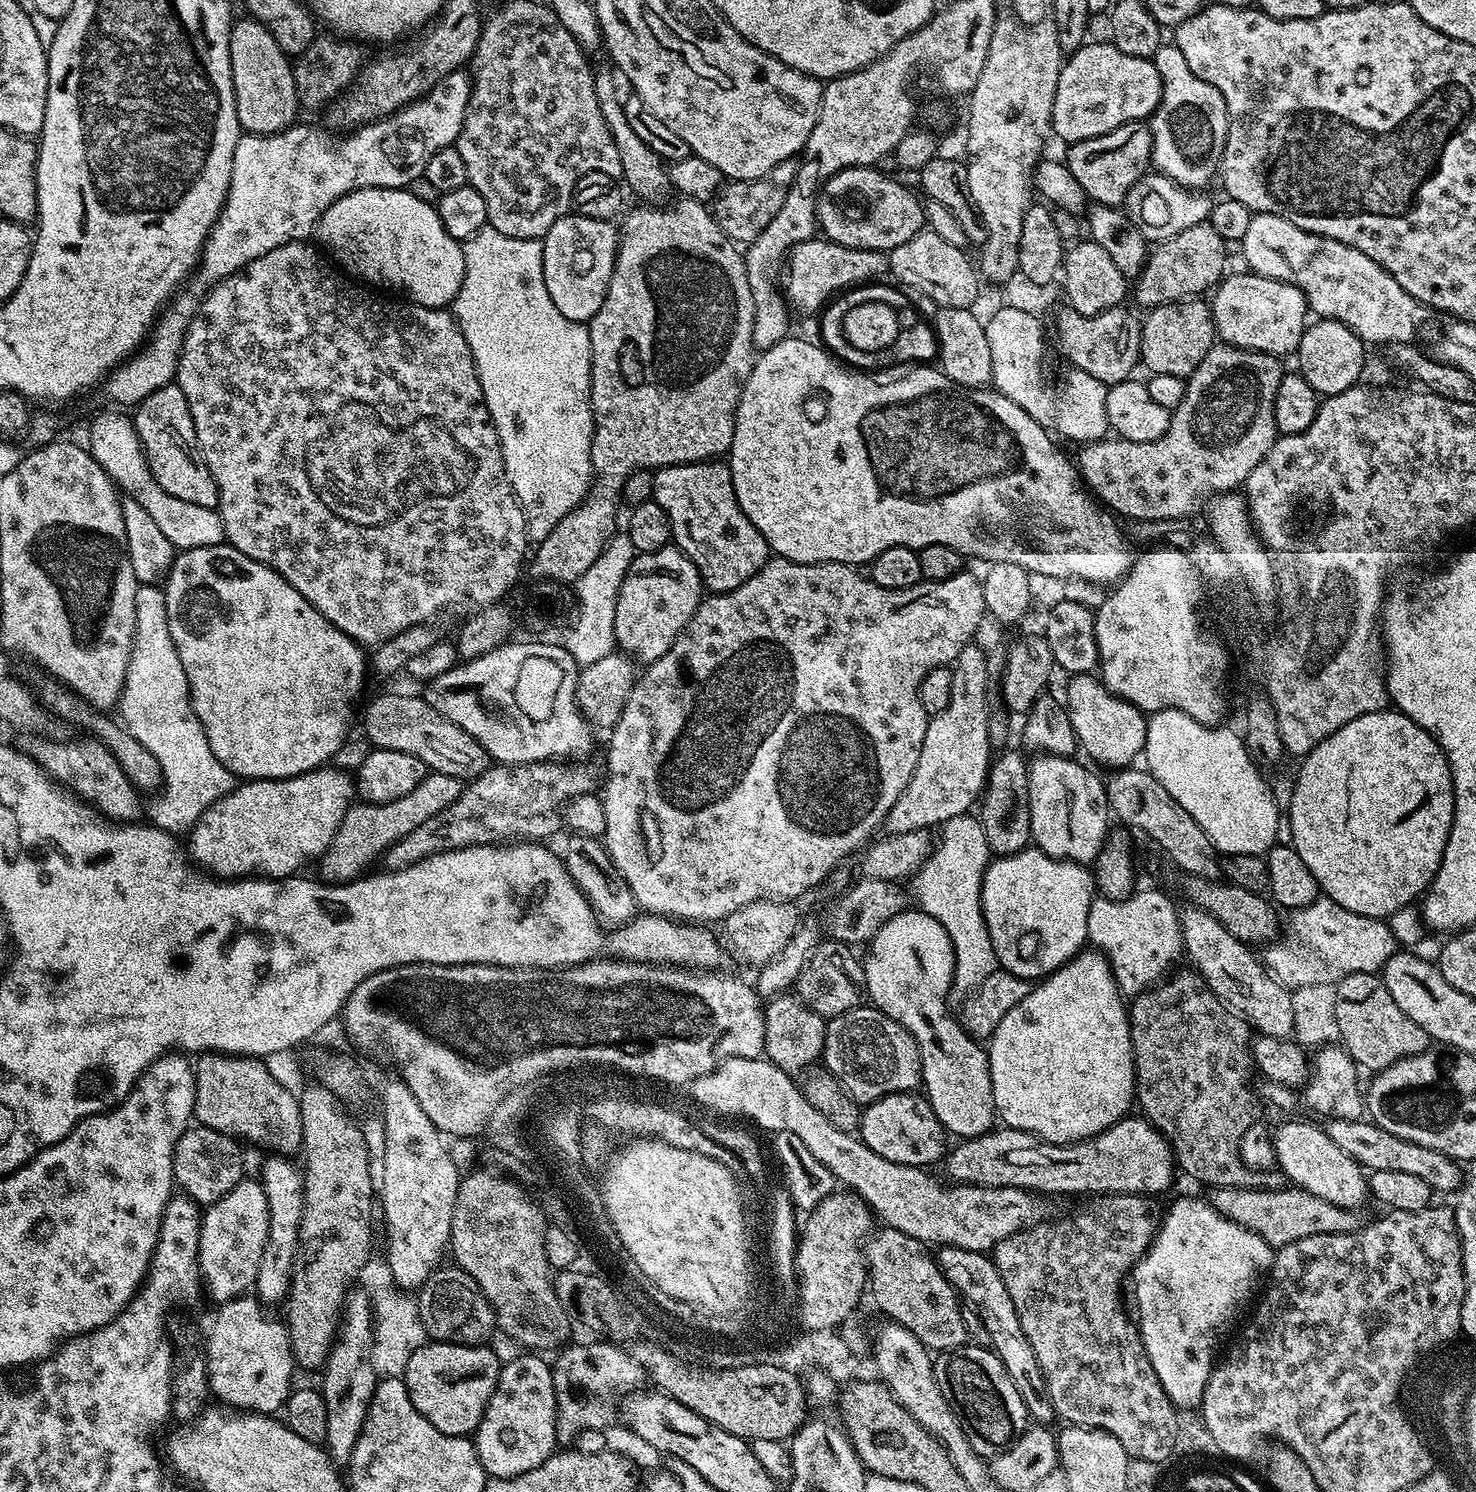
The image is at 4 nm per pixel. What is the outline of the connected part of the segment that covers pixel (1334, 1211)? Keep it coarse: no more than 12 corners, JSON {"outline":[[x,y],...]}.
{"outline":[[1213,1188],[1210,1203],[1279,1250],[1361,1213],[1310,1194]]}

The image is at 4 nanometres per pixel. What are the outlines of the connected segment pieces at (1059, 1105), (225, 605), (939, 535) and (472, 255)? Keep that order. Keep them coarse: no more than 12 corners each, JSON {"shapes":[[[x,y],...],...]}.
{"shapes":[[[1082,950],[998,1022],[997,1117],[1045,1144],[1125,1119],[1125,997]],[[227,542],[163,589],[194,714],[248,780],[325,767],[365,649]],[[755,357],[726,456],[779,559],[941,544],[1105,586],[1048,429],[936,366]],[[463,241],[450,311],[539,542],[582,503],[588,326],[544,245]]]}

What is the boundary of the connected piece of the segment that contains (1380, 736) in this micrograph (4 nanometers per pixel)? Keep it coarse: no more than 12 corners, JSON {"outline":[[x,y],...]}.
{"outline":[[1401,712],[1299,764],[1291,846],[1375,920],[1419,901],[1456,805]]}

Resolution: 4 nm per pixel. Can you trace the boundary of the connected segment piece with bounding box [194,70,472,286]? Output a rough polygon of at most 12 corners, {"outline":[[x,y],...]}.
{"outline":[[472,81],[341,140],[241,135],[200,254],[215,286],[304,242],[338,198],[403,188],[455,145]]}

